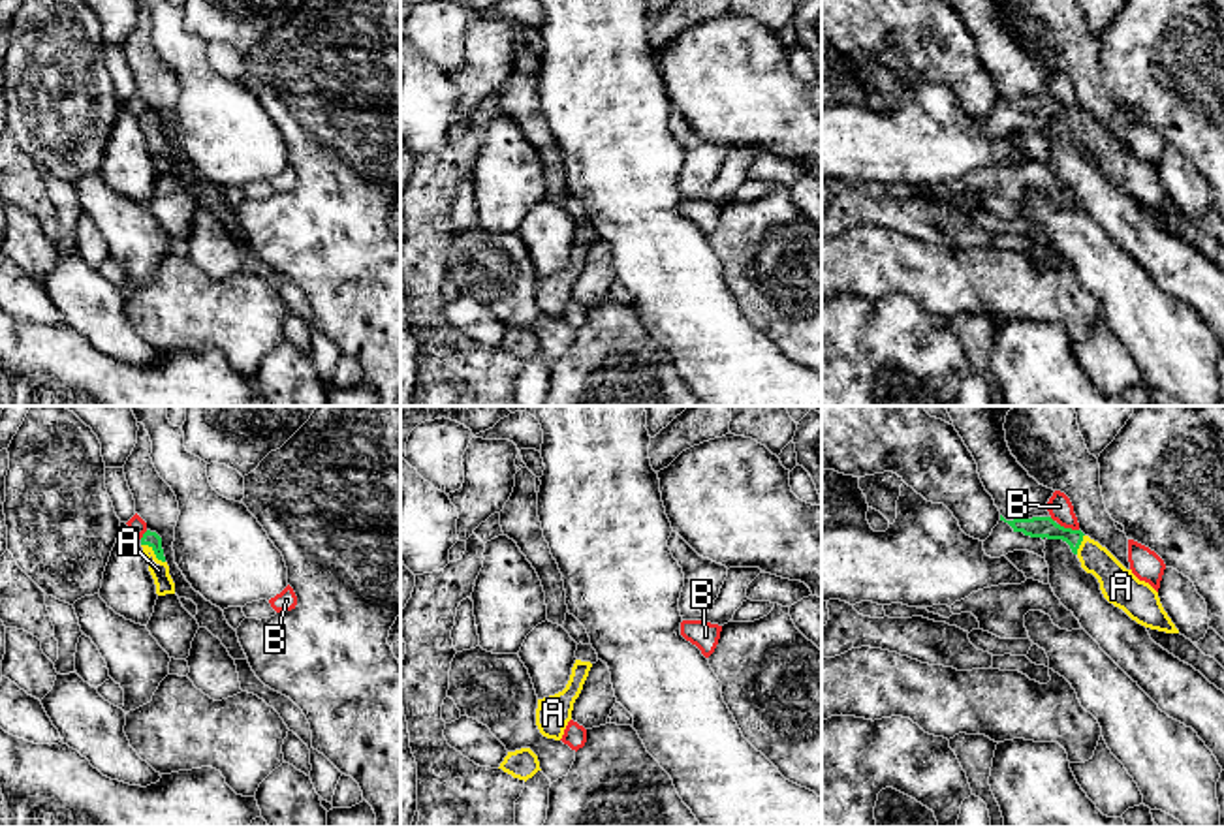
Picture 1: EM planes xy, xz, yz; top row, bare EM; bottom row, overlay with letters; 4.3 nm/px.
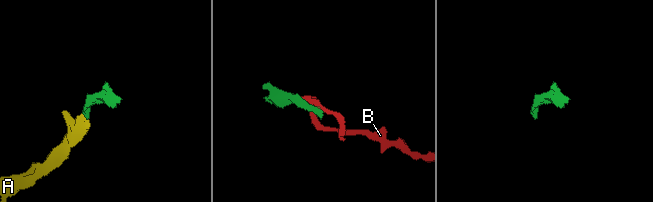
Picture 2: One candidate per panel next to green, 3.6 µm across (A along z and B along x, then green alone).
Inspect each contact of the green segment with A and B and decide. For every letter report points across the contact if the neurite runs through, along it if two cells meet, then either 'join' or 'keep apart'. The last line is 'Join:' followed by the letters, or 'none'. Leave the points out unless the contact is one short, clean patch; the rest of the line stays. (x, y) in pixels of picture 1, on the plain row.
A: across xy (149, 117), (155, 132), (158, 149) | join
B: along yz (1059, 102), (1078, 109) | keep apart
Join: A

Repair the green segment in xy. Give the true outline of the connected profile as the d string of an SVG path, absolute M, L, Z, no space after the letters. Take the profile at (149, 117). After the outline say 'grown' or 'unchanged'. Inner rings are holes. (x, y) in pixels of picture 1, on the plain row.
M147 109L141 117L141 126L149 141L149 150L156 164L156 173L175 173L175 162L169 154L169 145L162 128L162 117L156 111Z | grown

